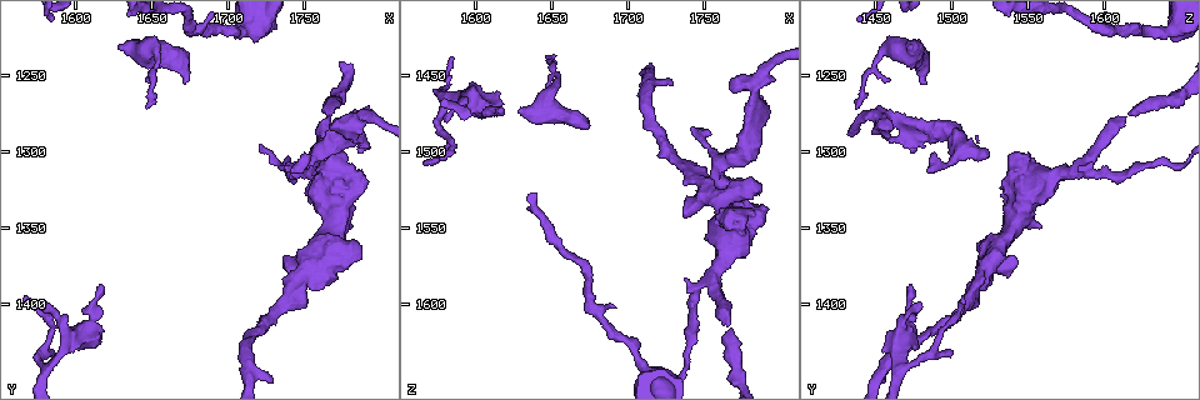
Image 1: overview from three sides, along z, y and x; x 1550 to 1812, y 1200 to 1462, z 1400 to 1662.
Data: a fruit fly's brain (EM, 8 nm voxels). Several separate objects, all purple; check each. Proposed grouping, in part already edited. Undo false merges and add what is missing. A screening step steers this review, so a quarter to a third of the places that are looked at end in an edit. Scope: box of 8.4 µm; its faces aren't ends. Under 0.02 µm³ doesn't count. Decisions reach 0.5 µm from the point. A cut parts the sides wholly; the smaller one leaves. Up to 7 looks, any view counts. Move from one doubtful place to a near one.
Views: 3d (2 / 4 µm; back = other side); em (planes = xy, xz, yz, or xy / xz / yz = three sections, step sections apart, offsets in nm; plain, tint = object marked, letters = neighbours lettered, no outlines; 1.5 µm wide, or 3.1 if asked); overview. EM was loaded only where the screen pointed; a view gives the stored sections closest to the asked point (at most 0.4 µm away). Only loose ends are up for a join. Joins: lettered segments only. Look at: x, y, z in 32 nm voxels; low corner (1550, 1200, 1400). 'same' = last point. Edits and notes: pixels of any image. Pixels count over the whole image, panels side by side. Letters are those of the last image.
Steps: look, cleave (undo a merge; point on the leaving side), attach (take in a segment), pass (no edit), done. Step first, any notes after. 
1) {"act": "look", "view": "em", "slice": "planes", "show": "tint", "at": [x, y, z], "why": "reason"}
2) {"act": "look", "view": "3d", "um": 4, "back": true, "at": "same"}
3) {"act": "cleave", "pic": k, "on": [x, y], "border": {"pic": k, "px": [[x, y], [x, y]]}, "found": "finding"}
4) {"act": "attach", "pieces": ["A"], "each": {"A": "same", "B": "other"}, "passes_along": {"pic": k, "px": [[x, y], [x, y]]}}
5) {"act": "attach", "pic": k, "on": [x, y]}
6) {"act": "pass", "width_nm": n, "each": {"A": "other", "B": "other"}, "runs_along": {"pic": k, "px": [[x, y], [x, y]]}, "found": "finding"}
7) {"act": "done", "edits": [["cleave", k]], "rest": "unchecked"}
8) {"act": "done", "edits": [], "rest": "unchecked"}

{"act": "look", "view": "3d", "um": 2, "at": [1784, 1372, 1520], "why": "stops while still wide"}

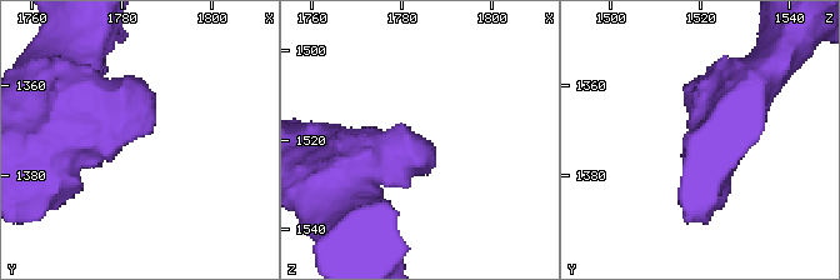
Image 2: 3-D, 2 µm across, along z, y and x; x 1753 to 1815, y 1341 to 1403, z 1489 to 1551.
{"act": "look", "view": "em", "slice": "yz", "step": 8, "show": "letters", "at": [1787, 1370, 1521], "why": "shape alone is not enough"}

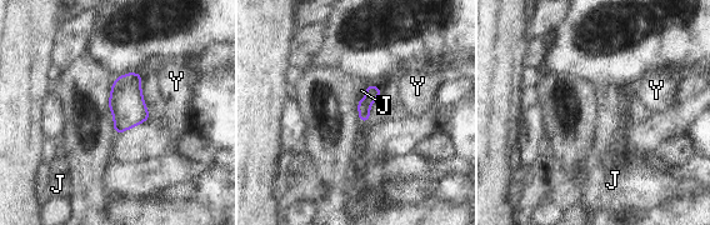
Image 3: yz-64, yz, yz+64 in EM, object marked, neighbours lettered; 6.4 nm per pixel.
{"act": "pass", "each": {"J": "other", "Y": "other"}, "border": {"pic": 3, "px": [[365, 85], [365, 95], [360, 100]]}, "found": "no lettered segment goes on from it"}

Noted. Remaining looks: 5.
{"act": "look", "view": "3d", "um": 2, "at": [1742, 1312, 1484], "why": "free end"}

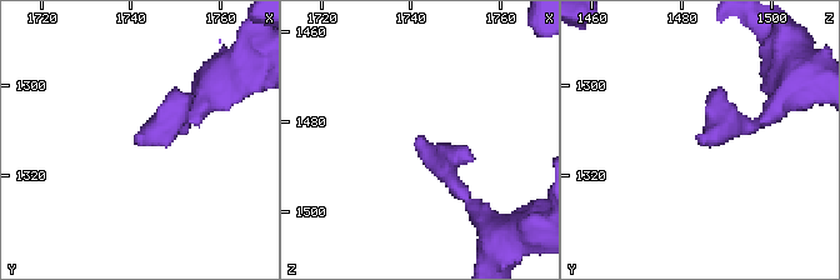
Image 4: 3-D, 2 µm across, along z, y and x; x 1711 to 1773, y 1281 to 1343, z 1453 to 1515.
{"act": "look", "view": "em", "slice": "planes", "show": "letters", "at": [1741, 1312, 1484], "why": "now the EM"}

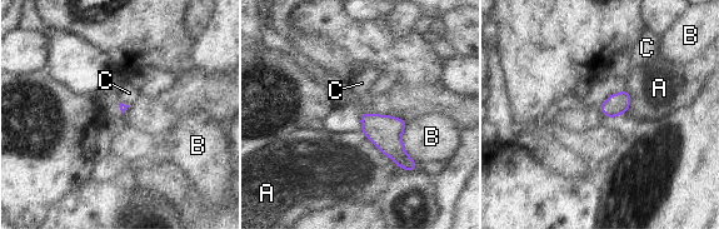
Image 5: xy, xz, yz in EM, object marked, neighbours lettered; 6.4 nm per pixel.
{"act": "pass", "longest_contact_nm": ["A", 320], "each": {"A": "other", "B": "other", "C": "other"}, "border": {"pic": 5, "px": [[625, 89], [610, 94], [599, 105]]}, "found": "none of them fits"}

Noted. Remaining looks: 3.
{"act": "look", "view": "em", "slice": "planes", "show": "letters", "at": [1788, 1318, 1540], "why": "free end"}

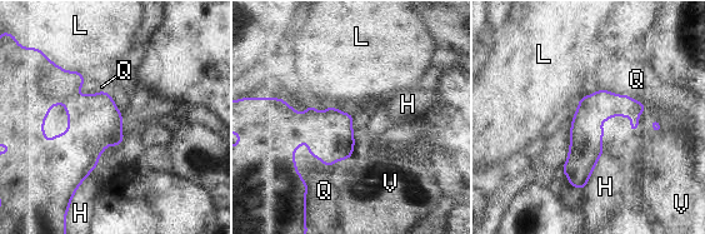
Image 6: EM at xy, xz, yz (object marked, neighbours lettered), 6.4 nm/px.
{"act": "pass", "each": {"H": "other", "L": "other", "Q": "other", "V": "other"}, "runs_along": {"pic": 6, "px": [[639, 105], [585, 129], [581, 185]]}, "found": "no lettered segment goes on from it"}

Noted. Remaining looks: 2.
{"act": "done", "edits": [], "rest": "unchecked"}

